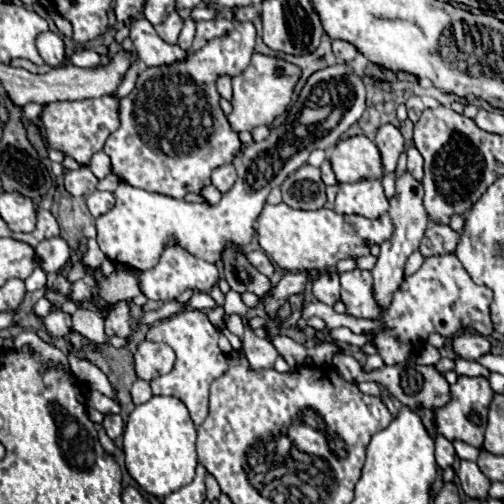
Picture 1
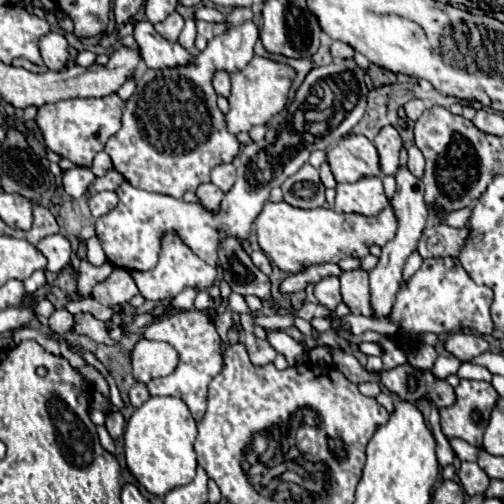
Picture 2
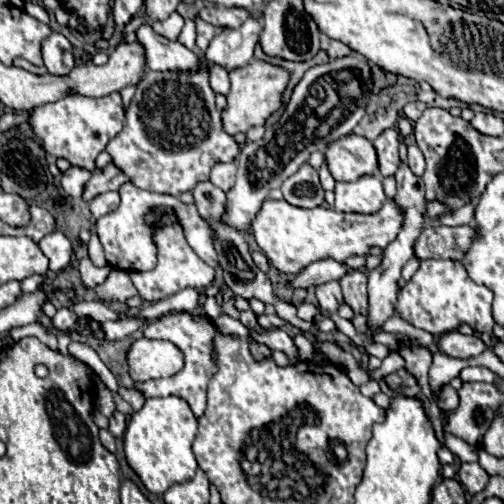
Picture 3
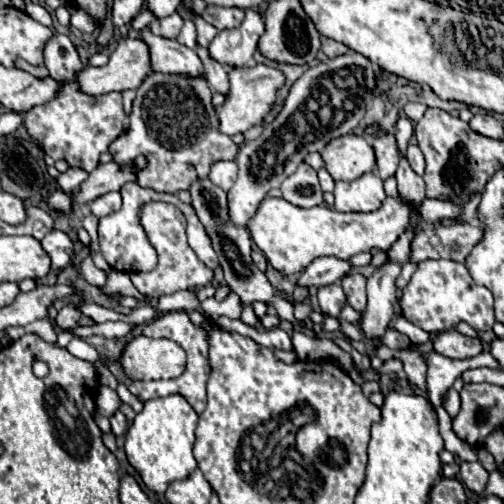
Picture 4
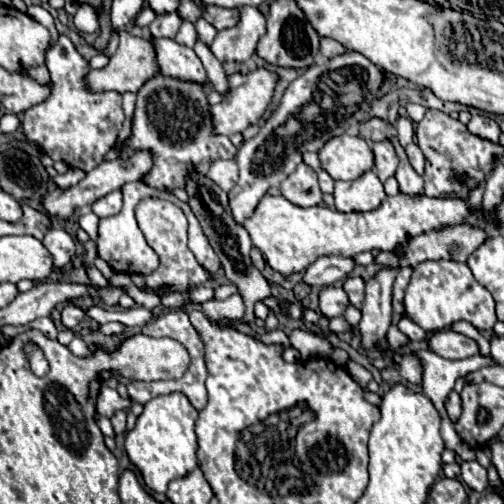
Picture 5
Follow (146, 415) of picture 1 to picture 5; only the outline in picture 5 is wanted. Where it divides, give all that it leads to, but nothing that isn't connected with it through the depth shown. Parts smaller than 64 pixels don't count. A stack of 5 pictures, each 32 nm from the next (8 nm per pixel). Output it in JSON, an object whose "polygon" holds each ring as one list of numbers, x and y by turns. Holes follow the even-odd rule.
{"polygon":[[180,392,152,398,144,404,142,414,136,418,134,428,126,434,126,454,130,462,142,474,144,484,154,492,166,492,168,484,176,478,184,478,196,468,196,434,194,422,198,412,192,408,188,398]]}

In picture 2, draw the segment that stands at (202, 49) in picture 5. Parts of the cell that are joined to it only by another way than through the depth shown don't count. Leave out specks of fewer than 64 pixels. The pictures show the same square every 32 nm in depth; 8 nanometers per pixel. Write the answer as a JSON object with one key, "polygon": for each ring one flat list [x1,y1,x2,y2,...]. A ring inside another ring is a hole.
{"polygon":[[216,72,216,76,214,76,214,90,220,96,224,96,224,98,230,96,230,76,226,72]]}

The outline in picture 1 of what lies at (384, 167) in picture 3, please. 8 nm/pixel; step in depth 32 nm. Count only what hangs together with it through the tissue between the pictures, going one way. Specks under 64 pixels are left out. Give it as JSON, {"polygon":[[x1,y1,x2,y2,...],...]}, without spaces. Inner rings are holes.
{"polygon":[[384,124,384,126,378,128,374,142,380,148,384,170,394,172,398,156,404,152,404,138,402,138,400,130,394,124]]}

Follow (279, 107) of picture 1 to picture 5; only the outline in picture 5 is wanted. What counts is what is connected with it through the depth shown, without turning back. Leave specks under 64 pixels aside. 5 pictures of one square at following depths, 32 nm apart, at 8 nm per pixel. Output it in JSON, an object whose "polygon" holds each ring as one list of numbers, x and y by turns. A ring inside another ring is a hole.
{"polygon":[[254,68,250,72,234,72,234,76,230,76,230,90,224,94,224,100,212,106,214,130,218,134,232,136,236,132,244,132,252,124,258,124,268,104,272,102,274,88,278,82,280,82,280,76,268,68]]}

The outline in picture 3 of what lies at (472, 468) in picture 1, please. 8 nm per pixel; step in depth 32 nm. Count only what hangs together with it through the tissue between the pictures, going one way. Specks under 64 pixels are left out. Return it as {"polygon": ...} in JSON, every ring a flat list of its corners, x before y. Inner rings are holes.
{"polygon":[[464,462,464,464,460,466,457,474,459,481,462,482,462,486,464,486,466,492,470,492,470,494,482,492,482,490,486,488,486,484,488,484,488,478,490,478,478,462,472,462,472,464]]}

